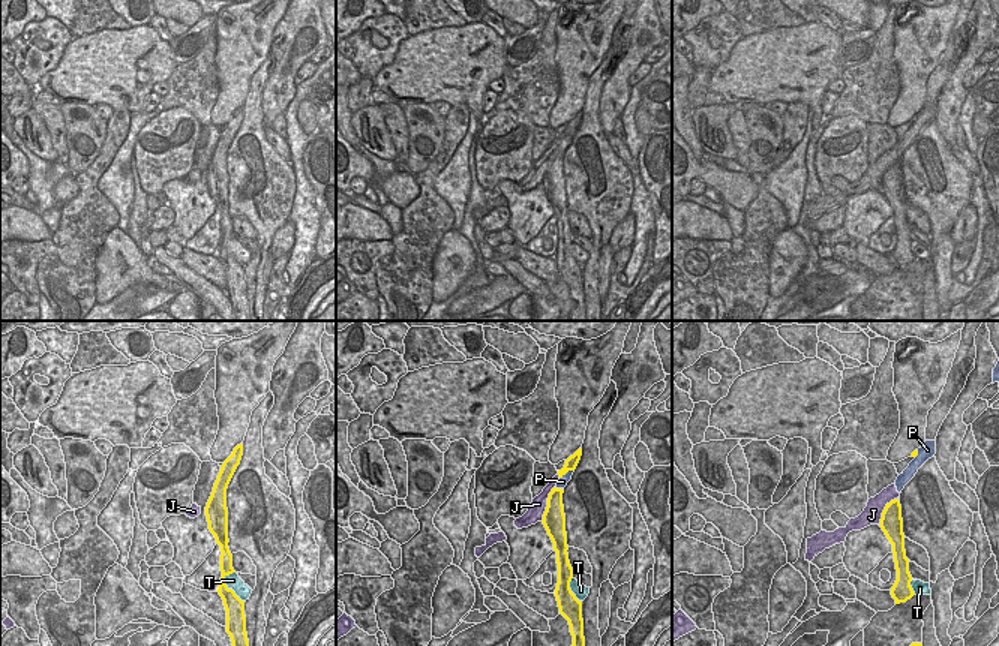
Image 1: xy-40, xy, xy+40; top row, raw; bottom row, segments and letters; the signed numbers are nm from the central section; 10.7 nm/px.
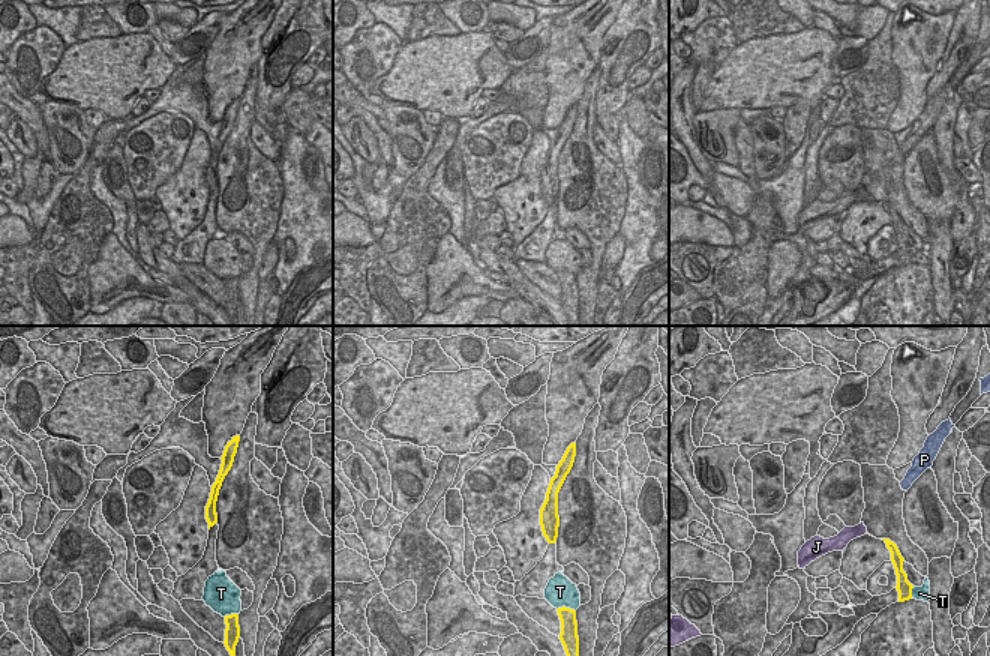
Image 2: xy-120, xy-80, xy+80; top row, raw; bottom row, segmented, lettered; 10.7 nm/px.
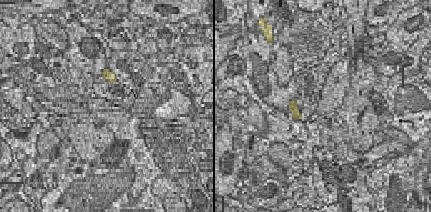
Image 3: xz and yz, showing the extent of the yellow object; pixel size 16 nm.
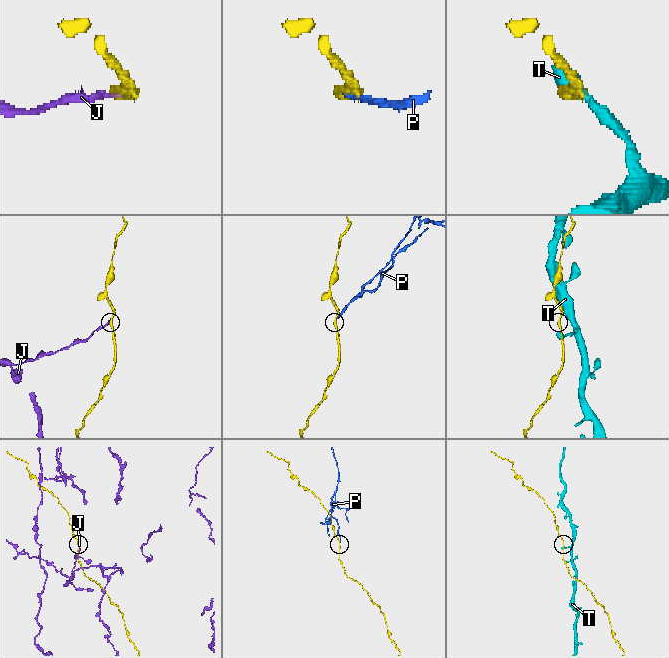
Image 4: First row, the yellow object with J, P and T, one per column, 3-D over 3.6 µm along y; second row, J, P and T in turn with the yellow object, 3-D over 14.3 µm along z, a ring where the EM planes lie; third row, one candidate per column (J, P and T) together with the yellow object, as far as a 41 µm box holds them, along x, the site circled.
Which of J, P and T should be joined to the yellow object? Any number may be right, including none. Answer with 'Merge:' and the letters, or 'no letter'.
Merge: no letter

